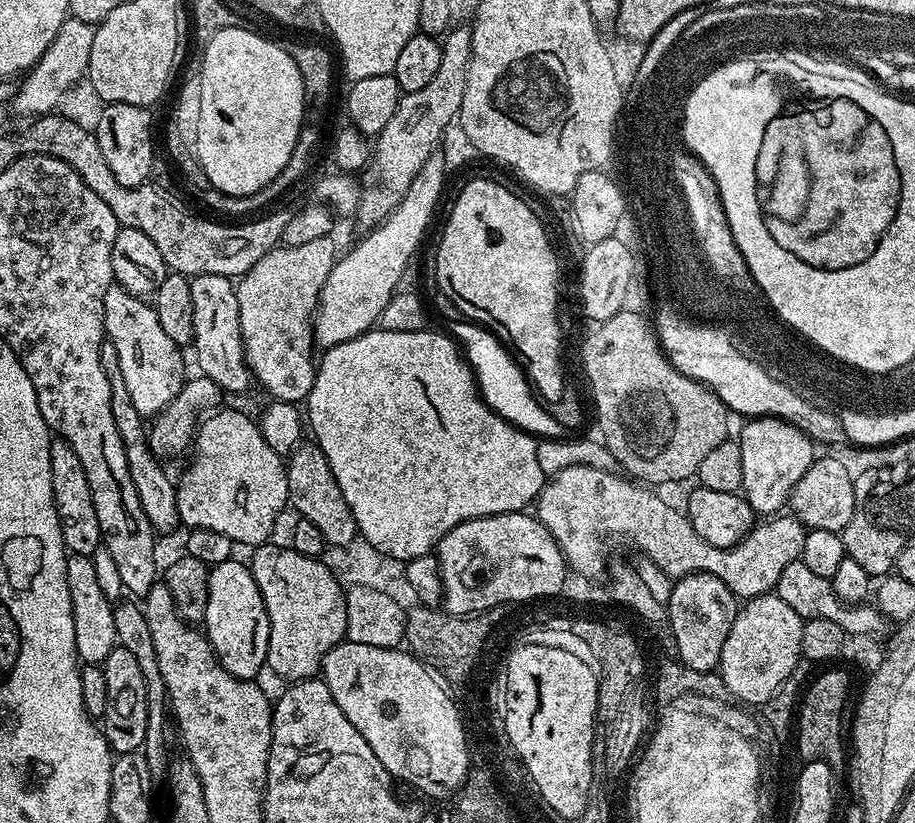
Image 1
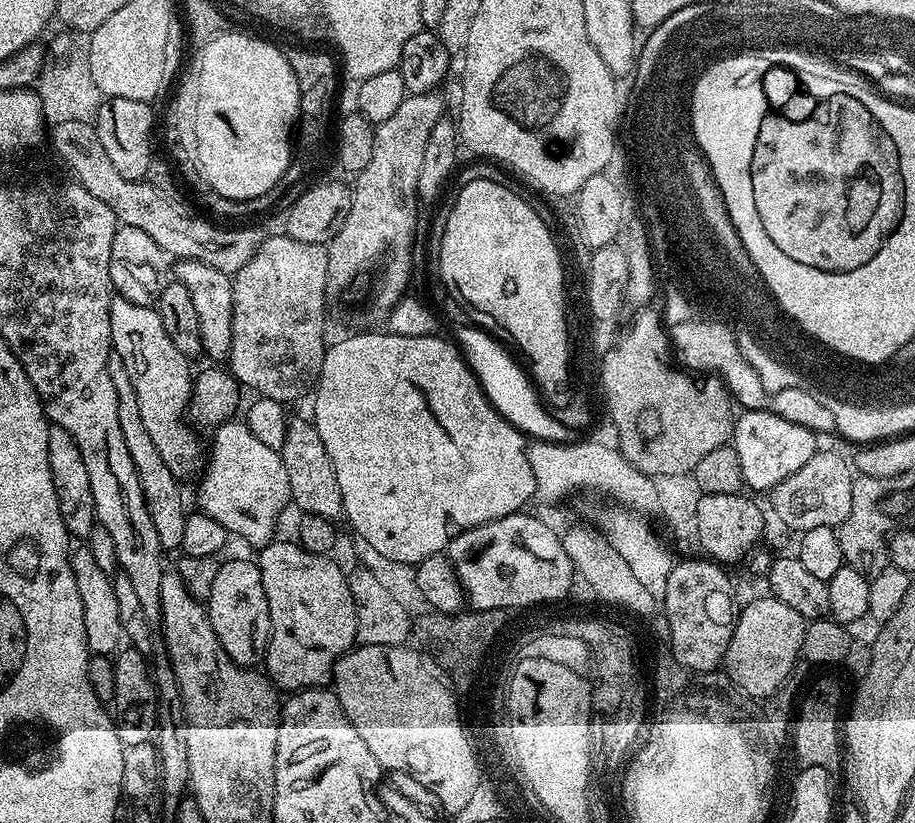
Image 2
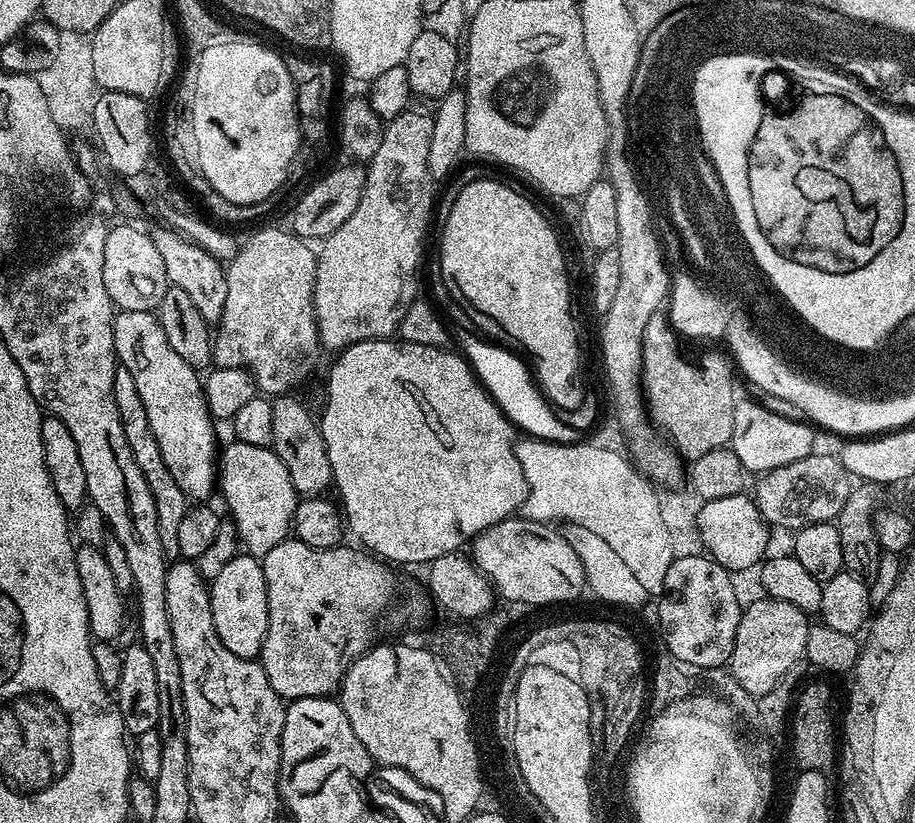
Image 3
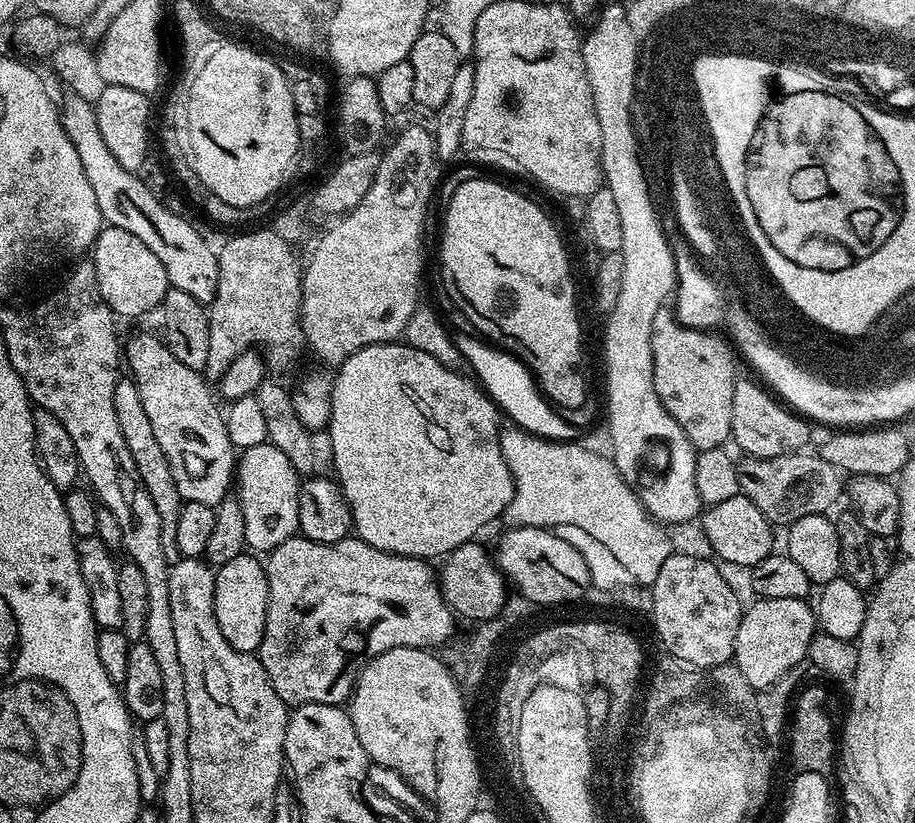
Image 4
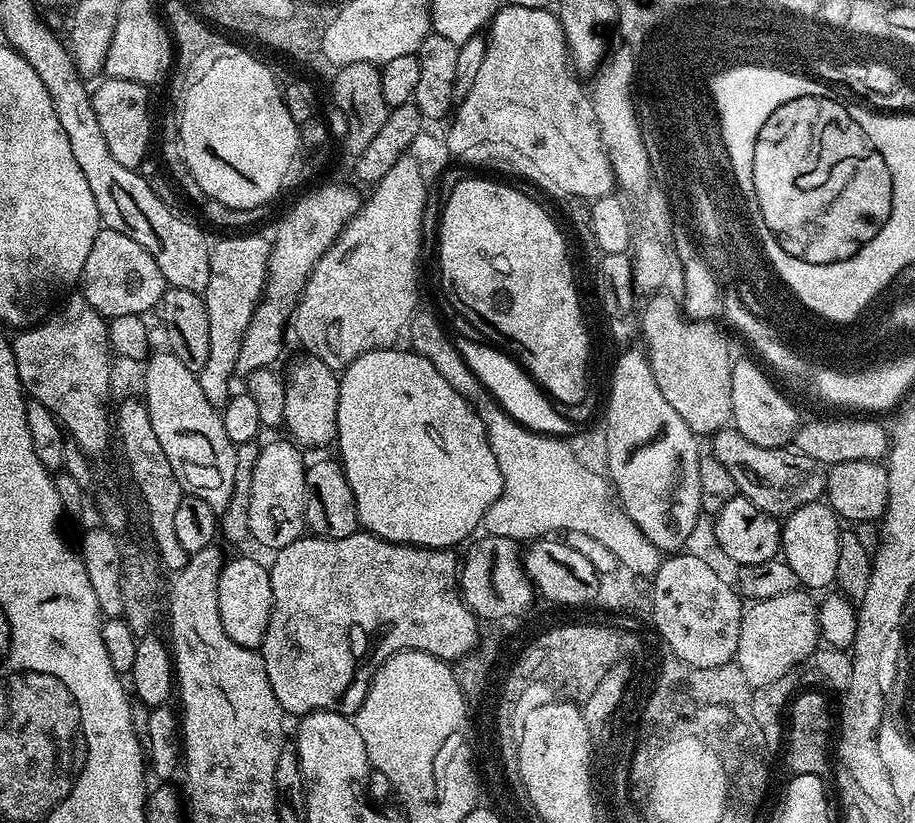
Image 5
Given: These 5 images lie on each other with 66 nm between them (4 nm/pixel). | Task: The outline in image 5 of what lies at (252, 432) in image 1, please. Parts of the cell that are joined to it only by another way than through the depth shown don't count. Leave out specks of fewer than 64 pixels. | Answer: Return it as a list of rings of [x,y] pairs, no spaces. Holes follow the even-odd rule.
[[[276,440],[273,444],[264,444],[258,454],[258,462],[254,462],[254,478],[250,485],[250,530],[251,539],[257,540],[264,548],[279,550],[290,546],[290,542],[299,540],[305,535],[304,523],[304,469],[306,460],[300,457],[301,449],[288,440]]]

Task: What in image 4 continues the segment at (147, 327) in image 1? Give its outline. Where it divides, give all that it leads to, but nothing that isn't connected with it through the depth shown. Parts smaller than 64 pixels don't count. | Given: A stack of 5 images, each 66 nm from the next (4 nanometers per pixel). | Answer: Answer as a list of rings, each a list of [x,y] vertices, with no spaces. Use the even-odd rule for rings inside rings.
[[[148,332],[126,340],[126,368],[132,371],[131,379],[138,386],[138,394],[142,394],[142,407],[166,454],[166,462],[170,462],[170,474],[174,474],[181,501],[202,502],[202,506],[215,508],[233,487],[238,452],[226,434],[224,412],[216,405],[214,392],[212,397],[208,389],[209,381],[178,362],[163,339]]]

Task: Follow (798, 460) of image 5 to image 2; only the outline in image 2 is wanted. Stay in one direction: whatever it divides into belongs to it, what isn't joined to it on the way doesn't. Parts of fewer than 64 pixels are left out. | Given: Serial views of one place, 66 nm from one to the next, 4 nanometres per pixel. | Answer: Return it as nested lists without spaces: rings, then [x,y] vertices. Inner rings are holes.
[[[821,449],[802,469],[772,489],[768,499],[781,524],[795,534],[803,534],[806,530],[821,526],[838,528],[853,506],[853,482],[854,470],[851,463],[847,463],[836,452]]]

